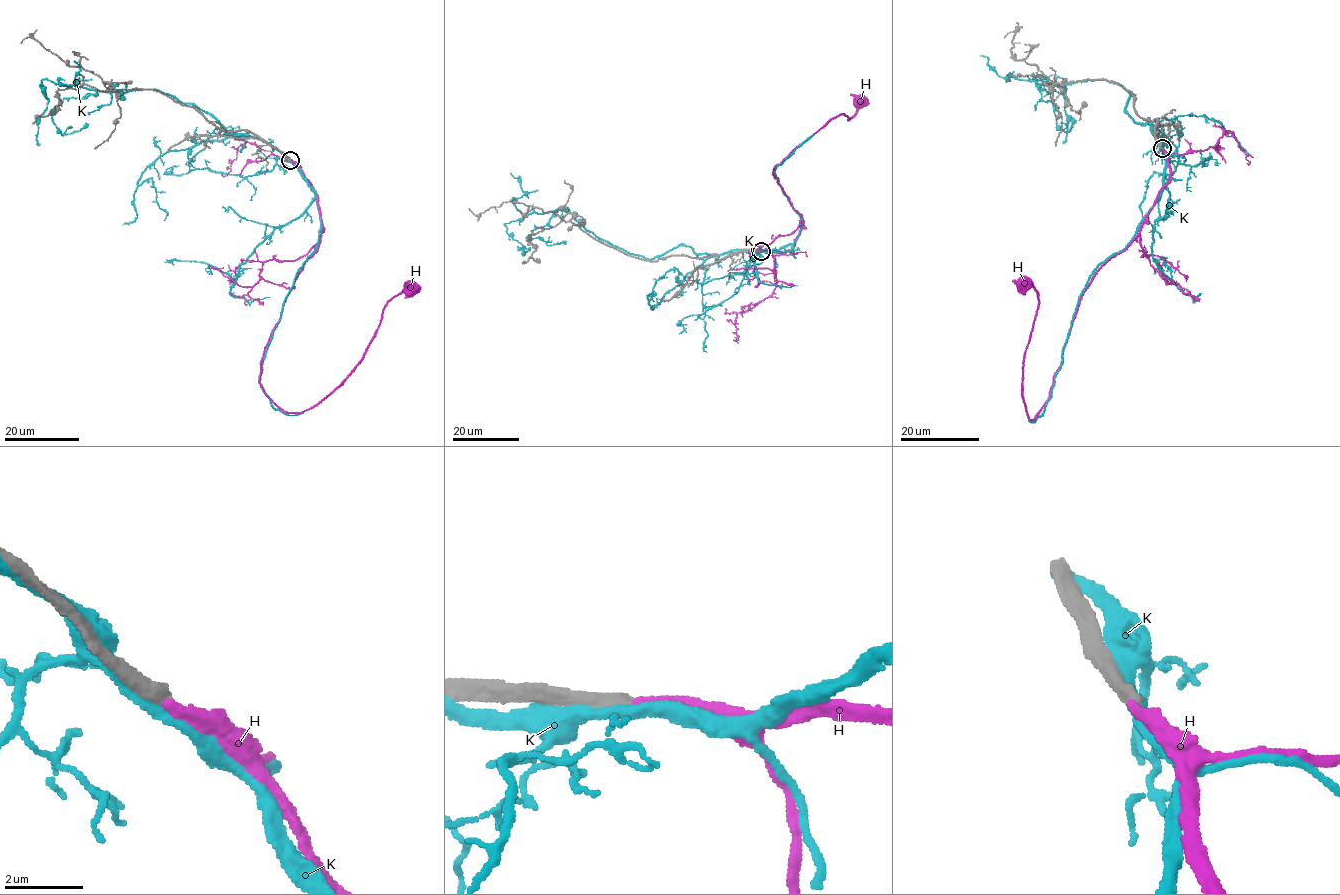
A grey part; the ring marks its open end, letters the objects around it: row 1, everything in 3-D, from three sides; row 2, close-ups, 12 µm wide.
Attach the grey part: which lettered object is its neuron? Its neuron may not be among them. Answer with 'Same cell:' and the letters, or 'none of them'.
Same cell: H

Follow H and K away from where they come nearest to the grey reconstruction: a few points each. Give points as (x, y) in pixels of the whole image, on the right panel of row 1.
H: (1162, 148), (1169, 181), (1140, 234), (1080, 298), (1034, 419), (1021, 387), (1039, 300), (1025, 284)
K: (1161, 146), (1149, 123), (1131, 118), (1131, 92), (1119, 85), (1036, 86), (1033, 74), (1063, 96), (1063, 143)

